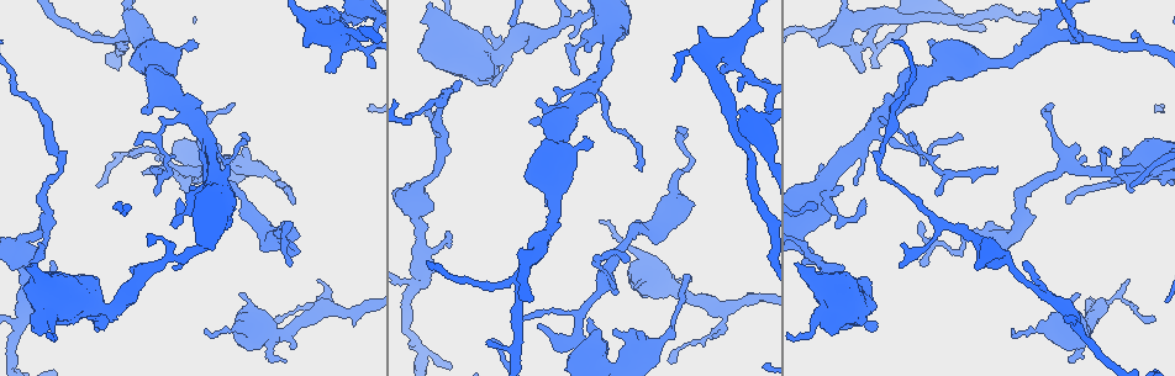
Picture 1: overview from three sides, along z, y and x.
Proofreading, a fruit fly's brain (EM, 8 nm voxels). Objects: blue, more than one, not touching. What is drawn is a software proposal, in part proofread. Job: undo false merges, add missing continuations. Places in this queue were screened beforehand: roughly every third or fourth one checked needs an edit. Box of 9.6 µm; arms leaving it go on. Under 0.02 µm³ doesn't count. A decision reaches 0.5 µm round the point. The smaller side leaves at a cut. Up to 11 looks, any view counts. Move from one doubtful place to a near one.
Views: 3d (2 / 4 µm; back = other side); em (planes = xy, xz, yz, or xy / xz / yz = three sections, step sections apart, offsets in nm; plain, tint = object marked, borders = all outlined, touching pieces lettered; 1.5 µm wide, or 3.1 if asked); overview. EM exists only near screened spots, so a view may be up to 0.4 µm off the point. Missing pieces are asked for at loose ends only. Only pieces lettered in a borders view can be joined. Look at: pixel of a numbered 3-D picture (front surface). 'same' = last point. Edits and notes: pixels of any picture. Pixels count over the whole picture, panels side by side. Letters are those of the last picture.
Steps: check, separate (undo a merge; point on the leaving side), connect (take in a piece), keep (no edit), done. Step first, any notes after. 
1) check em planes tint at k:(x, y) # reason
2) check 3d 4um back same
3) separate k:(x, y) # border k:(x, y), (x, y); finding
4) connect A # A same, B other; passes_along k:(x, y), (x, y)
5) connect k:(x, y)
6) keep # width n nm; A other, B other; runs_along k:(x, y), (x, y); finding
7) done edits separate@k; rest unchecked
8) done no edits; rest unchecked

check em planes borders at 1:(428, 110) # branch stops here

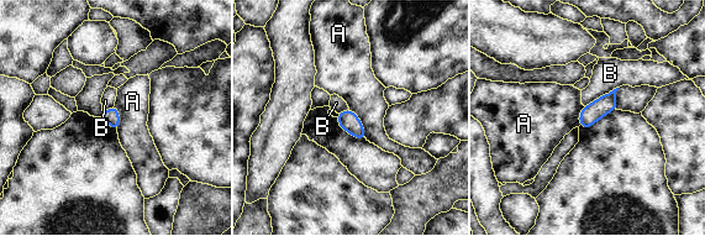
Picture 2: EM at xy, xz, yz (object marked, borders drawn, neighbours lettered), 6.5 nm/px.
keep # width 110 nm; A other, B other; border 2:(350, 108), (359, 119), (366, 137); none of them fits

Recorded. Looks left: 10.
check 3d 4um at 1:(187, 212) # calibre changes

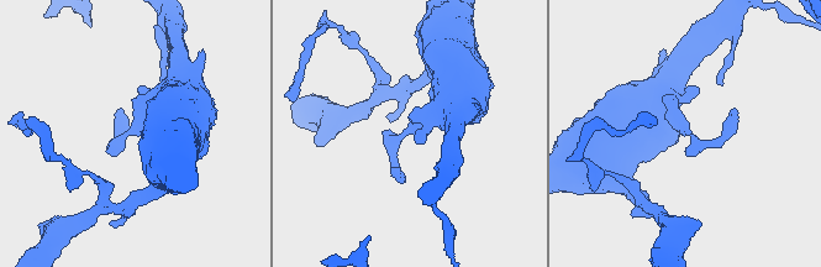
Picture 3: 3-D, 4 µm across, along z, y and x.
check em yz step 8 tint at 3:(411, 130) # now the EM

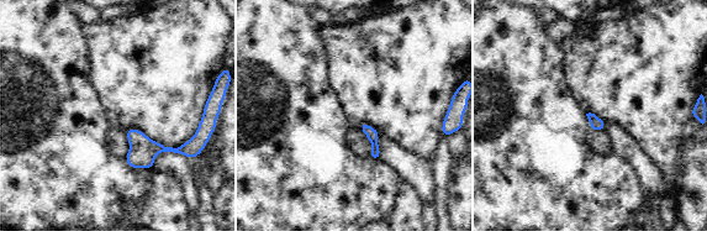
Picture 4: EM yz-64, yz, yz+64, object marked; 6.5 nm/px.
check em xy step 8 borders same

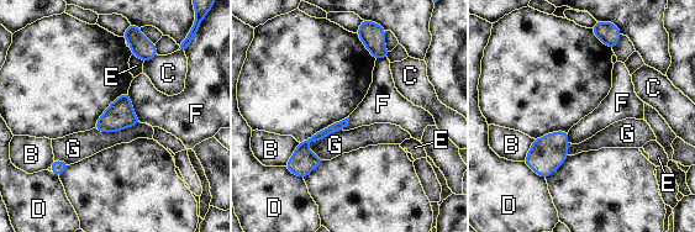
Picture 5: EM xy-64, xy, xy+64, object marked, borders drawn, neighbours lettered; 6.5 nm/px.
keep # B other, C other, D other, E other, F other, G other; all the same cell

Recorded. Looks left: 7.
check 3d 4um at 1:(293, 347) # branch stops here

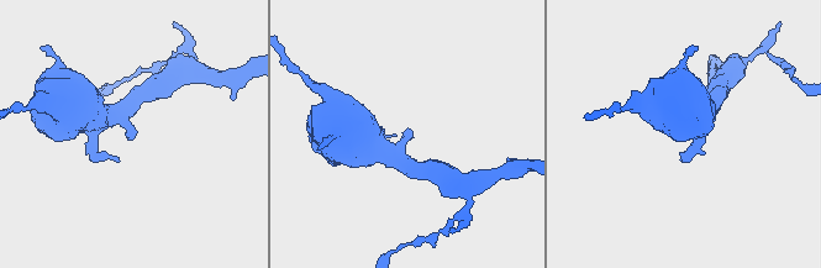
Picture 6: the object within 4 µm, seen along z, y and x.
check em xy step 8 borders at 6:(406, 129)

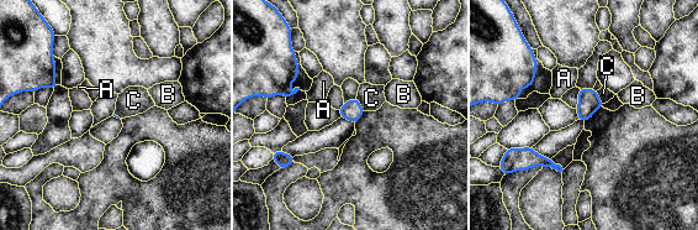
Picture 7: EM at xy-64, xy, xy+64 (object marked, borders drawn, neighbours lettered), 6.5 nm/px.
keep # longest_contact C 110 nm; A other, B other, C other; no lettered piece goes on from it

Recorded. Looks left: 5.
check em yz step 4 tint at 1:(540, 327) # an open end

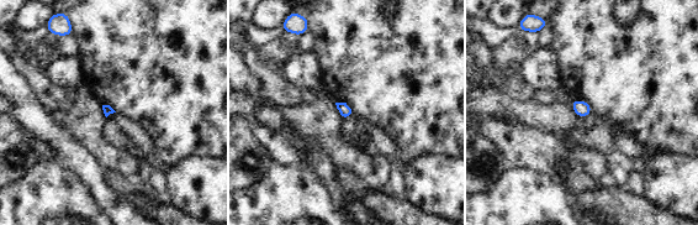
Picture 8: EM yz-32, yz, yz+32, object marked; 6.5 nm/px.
check em planes borders same # cut it another way

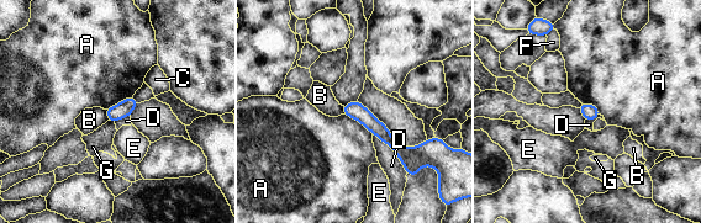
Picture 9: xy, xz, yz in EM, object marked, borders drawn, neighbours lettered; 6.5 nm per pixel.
keep # width 110 nm; A other, B other, C other, D other, E other, F other, G other; no lettered piece goes on from it

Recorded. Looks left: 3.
done no edits; rest unchecked

